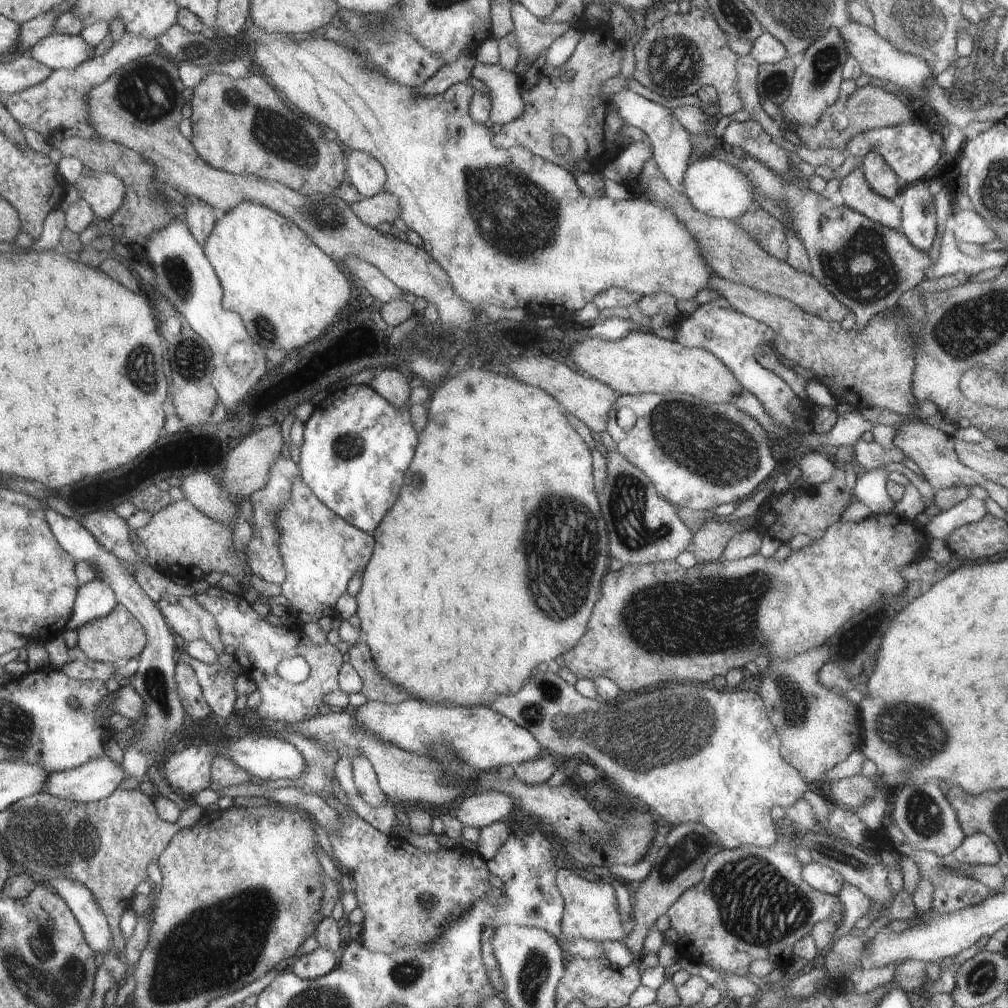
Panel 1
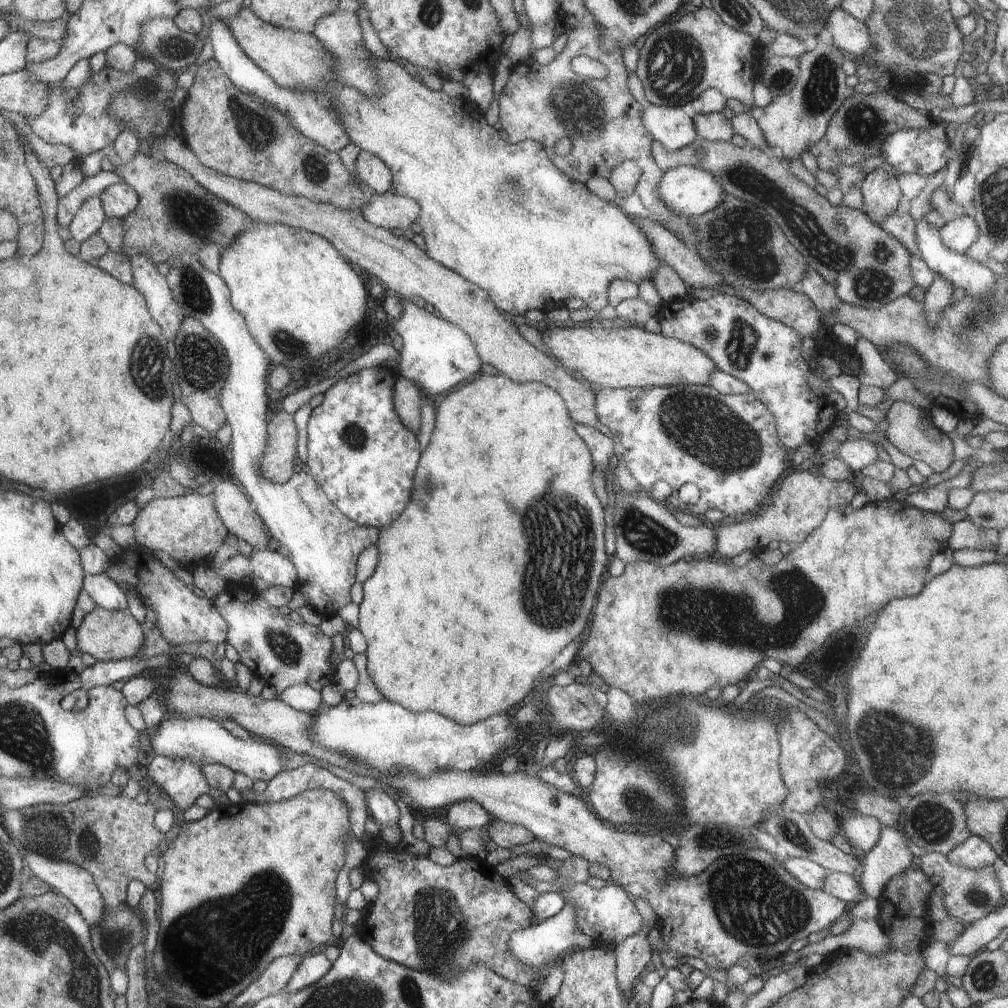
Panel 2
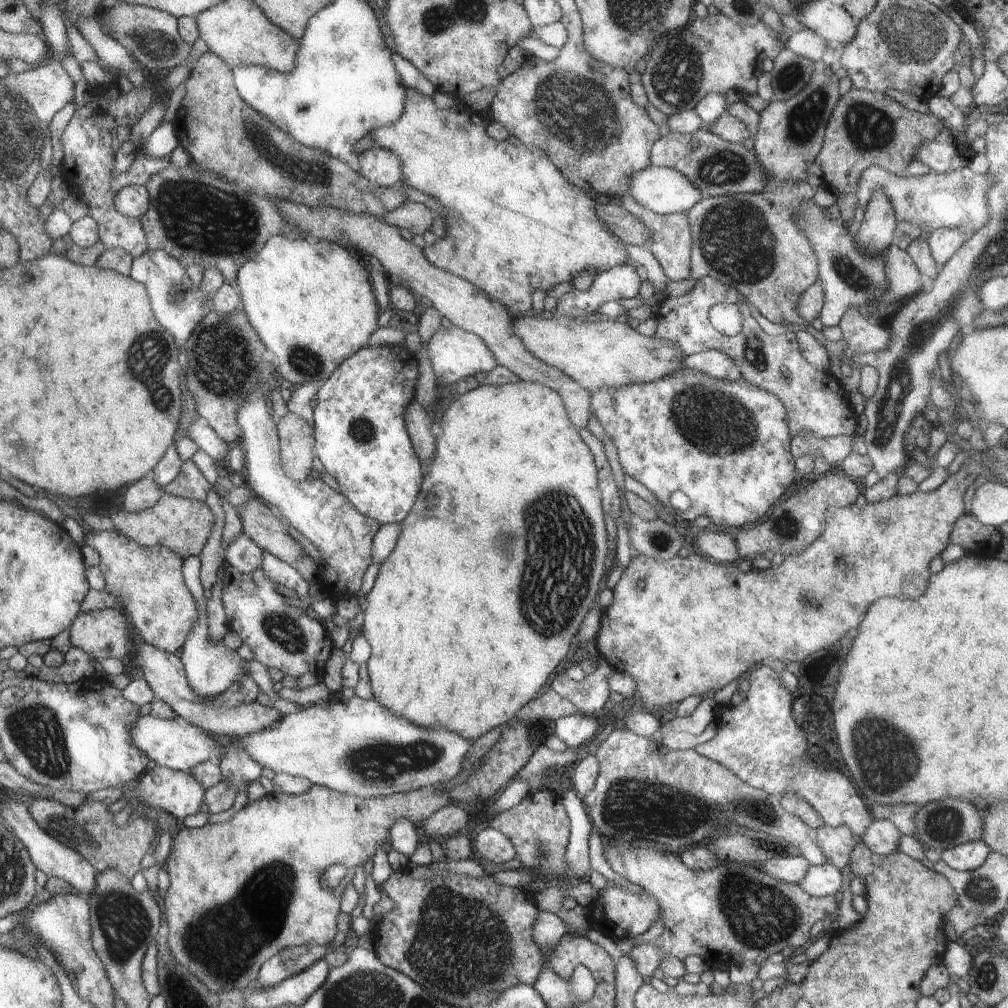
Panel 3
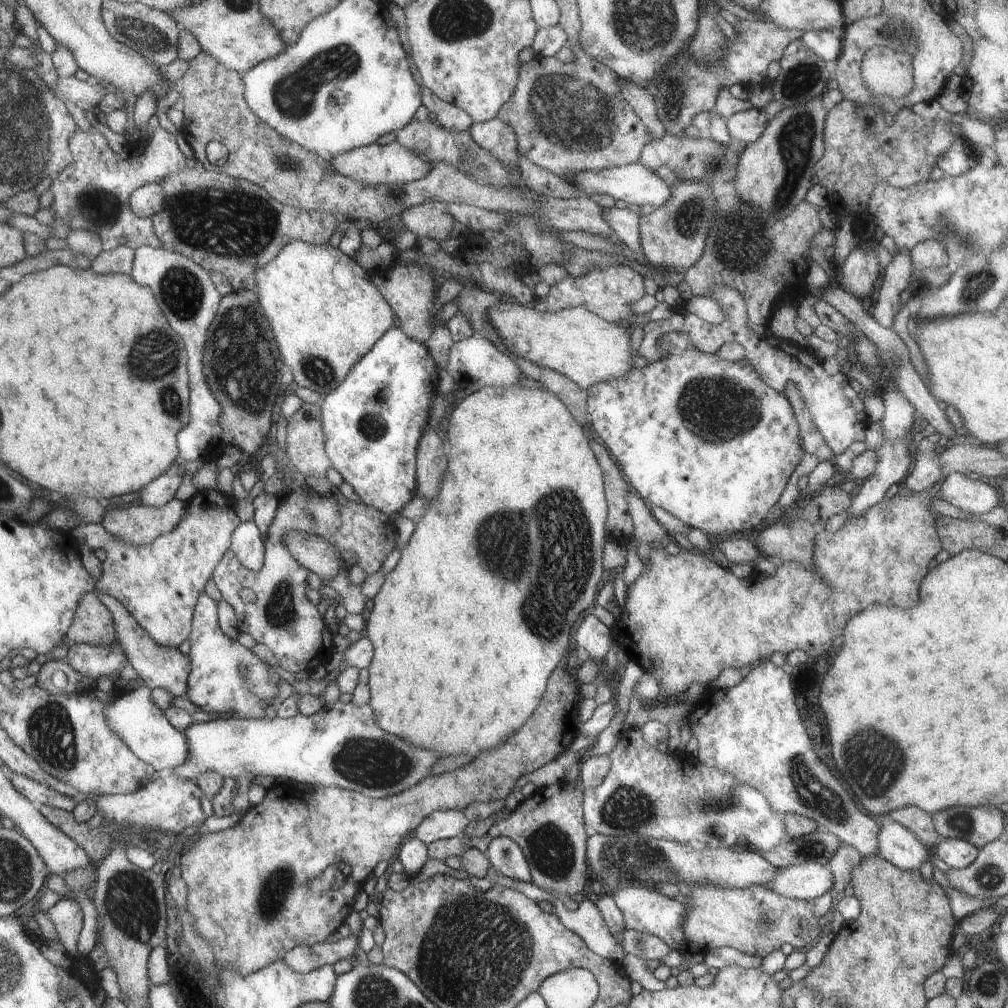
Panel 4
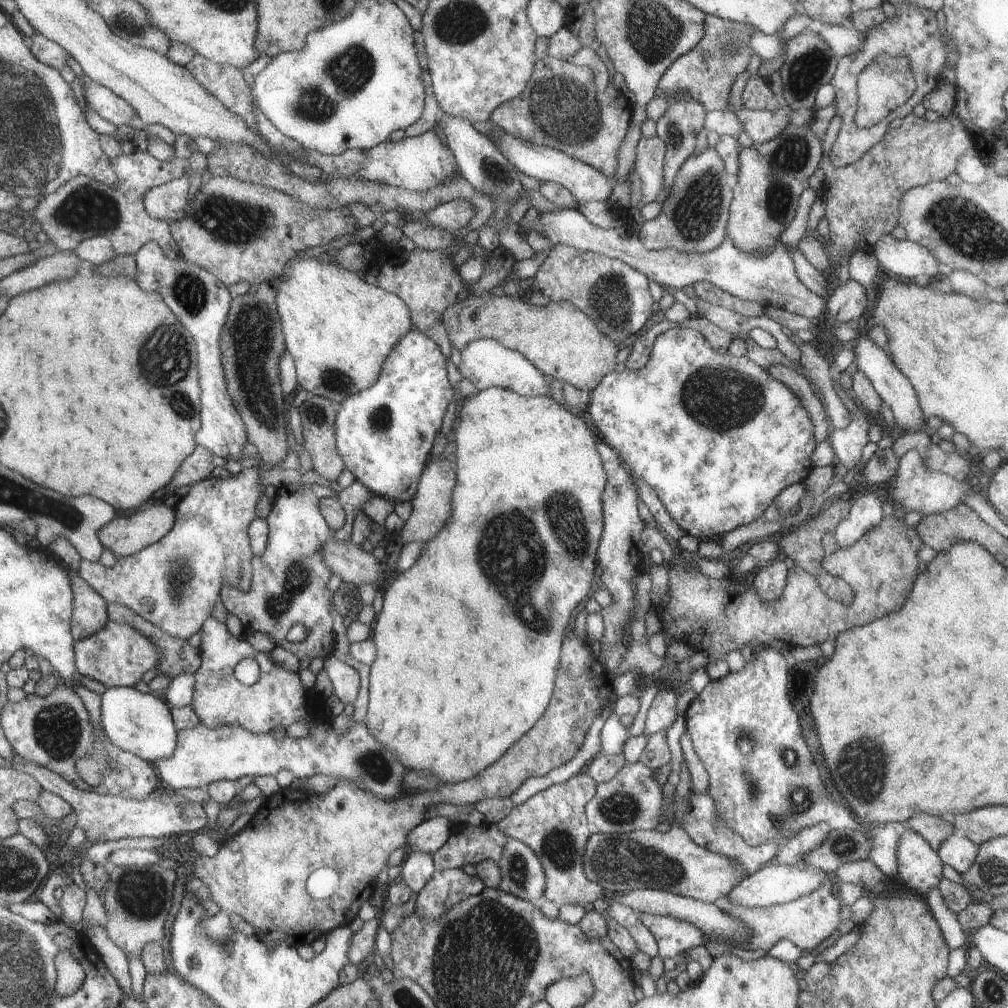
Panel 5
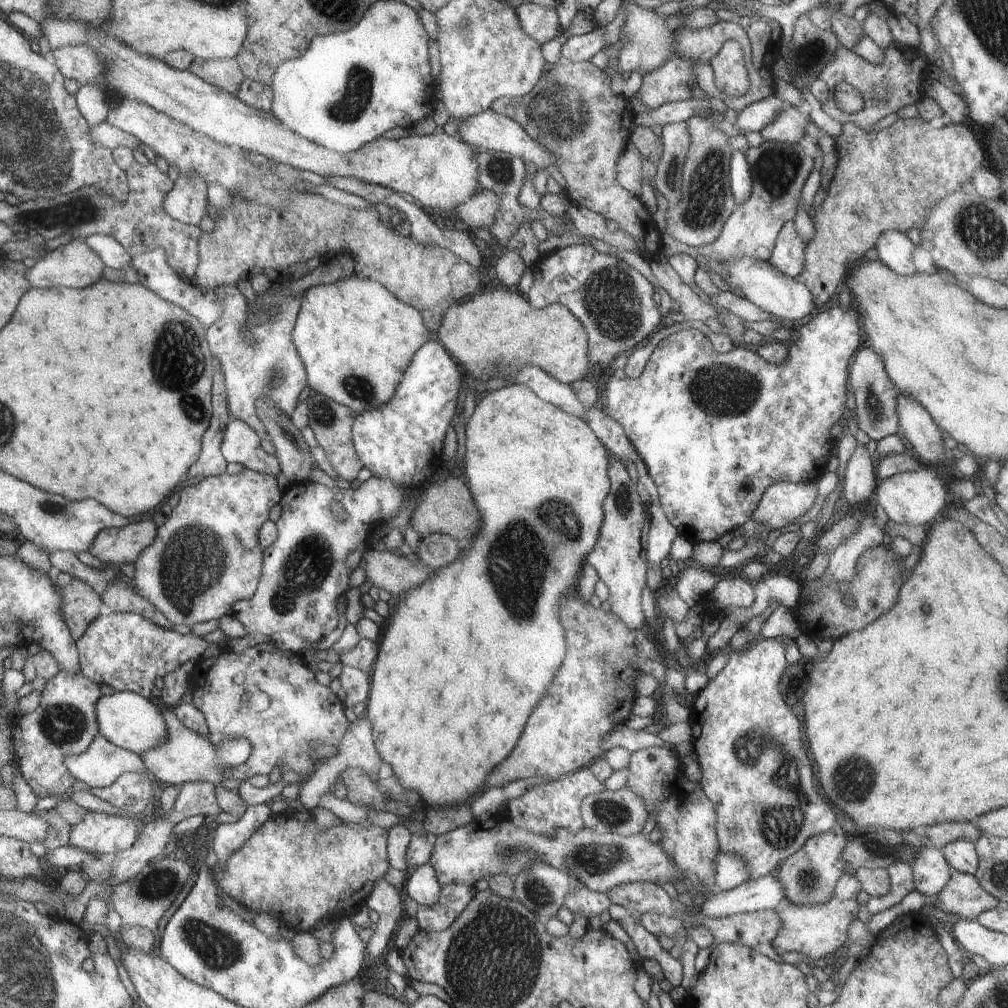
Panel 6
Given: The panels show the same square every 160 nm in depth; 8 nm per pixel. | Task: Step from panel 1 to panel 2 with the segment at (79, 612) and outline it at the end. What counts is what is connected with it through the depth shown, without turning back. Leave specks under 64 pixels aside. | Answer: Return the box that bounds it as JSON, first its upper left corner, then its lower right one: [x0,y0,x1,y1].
[85,573,128,611]

